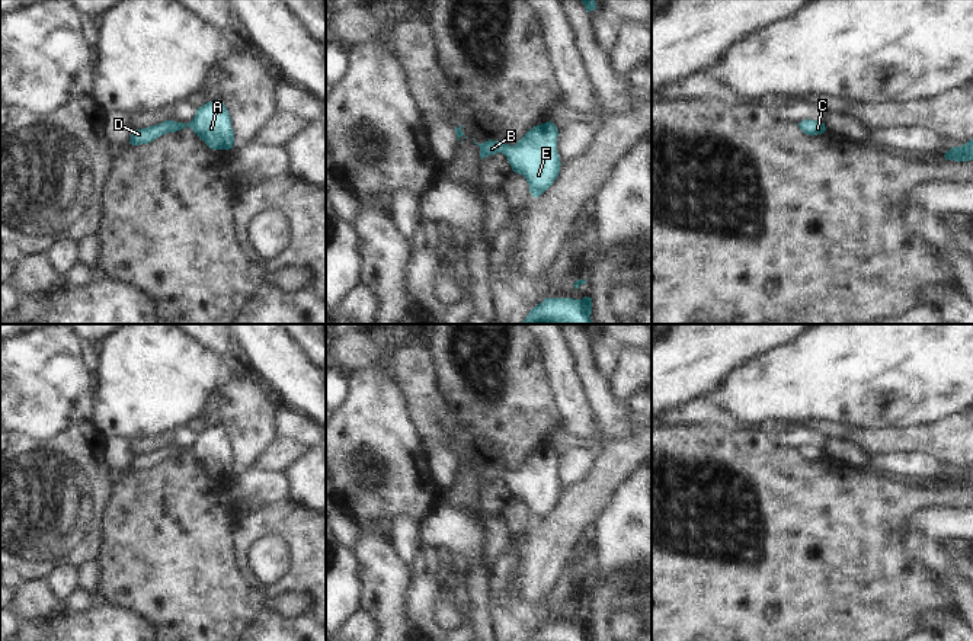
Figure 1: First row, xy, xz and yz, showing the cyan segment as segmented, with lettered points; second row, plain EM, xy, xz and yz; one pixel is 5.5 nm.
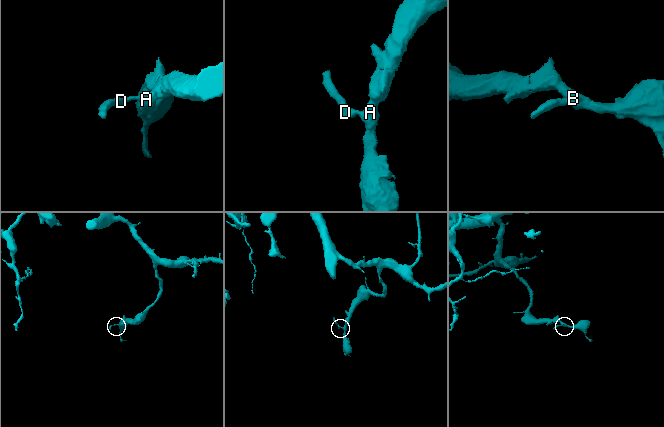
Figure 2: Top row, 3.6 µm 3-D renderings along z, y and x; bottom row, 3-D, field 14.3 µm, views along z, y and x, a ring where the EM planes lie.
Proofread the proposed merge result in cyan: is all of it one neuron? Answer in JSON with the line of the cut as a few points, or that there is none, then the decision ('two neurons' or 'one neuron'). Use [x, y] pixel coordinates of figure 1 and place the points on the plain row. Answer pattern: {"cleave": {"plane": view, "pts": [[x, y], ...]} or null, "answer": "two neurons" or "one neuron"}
{"cleave": null, "answer": "one neuron"}

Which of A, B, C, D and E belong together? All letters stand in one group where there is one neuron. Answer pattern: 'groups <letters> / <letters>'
groups A B C D E

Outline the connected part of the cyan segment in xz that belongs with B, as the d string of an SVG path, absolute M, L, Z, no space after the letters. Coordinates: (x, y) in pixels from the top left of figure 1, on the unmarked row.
M550 446L531 453L515 471L493 465L477 471L481 485L497 478L505 480L512 496L526 504L531 520L538 523L560 499L557 462L558 455Z

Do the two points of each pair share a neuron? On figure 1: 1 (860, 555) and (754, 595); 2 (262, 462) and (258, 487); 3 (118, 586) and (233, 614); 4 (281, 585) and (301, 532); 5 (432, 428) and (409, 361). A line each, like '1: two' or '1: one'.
1: one
2: two
3: one
4: one
5: one

